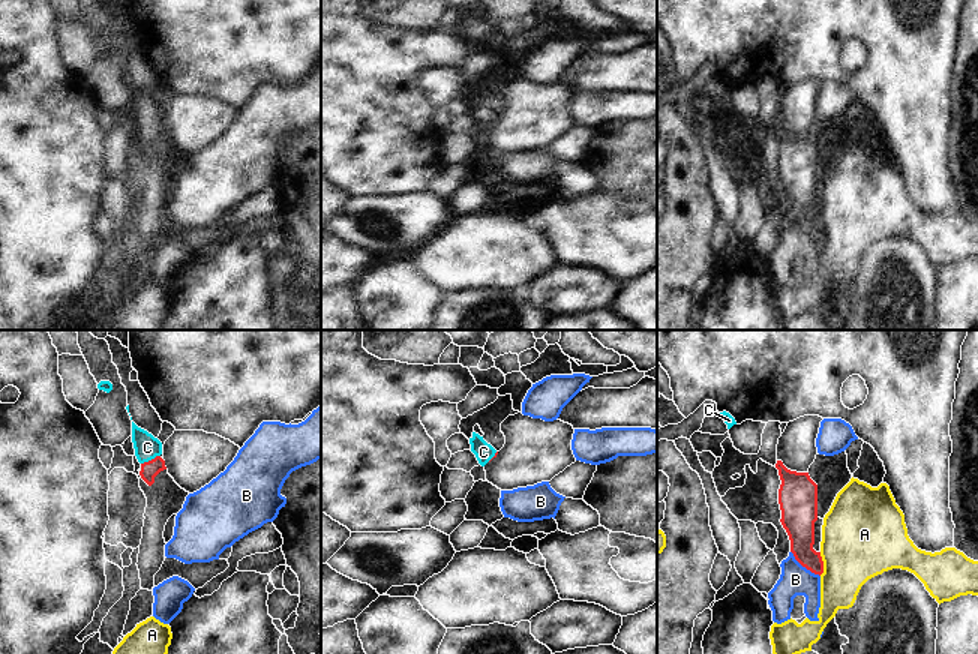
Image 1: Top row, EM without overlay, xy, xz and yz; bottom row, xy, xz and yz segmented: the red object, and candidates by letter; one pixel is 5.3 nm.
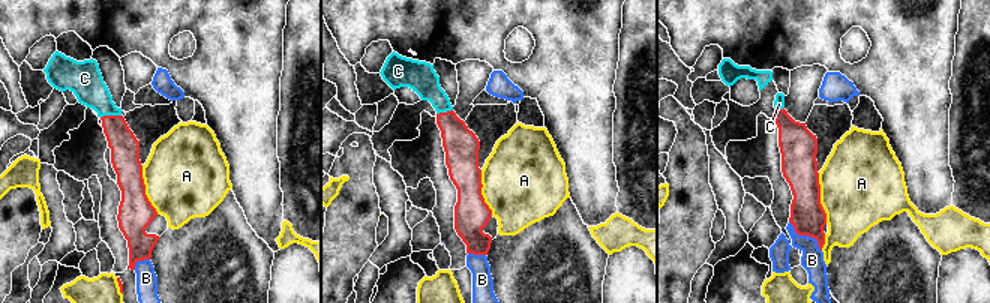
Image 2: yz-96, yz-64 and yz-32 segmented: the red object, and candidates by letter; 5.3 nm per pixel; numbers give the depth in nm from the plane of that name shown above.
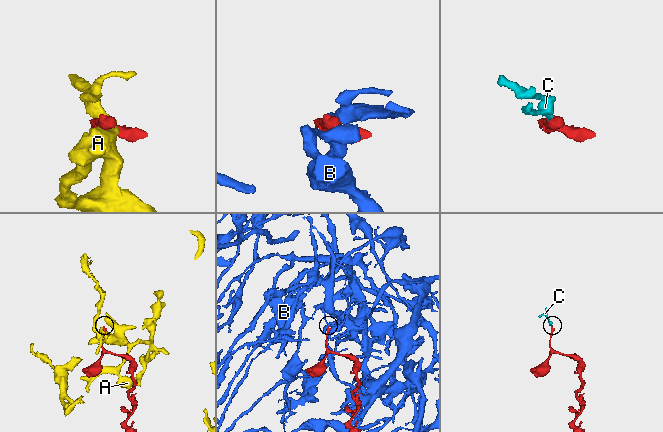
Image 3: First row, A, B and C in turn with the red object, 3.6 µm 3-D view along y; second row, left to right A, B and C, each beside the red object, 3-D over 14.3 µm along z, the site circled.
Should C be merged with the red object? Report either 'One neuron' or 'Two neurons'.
One neuron.

